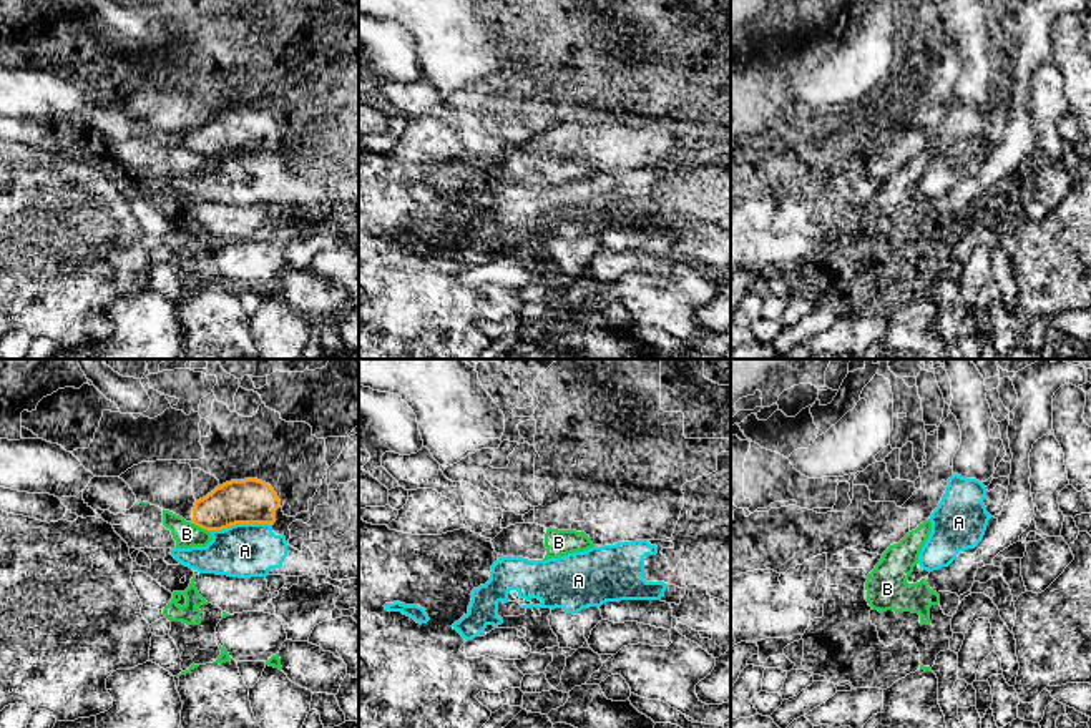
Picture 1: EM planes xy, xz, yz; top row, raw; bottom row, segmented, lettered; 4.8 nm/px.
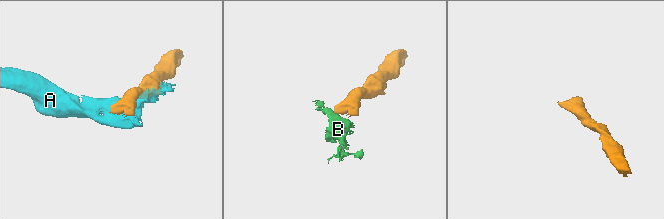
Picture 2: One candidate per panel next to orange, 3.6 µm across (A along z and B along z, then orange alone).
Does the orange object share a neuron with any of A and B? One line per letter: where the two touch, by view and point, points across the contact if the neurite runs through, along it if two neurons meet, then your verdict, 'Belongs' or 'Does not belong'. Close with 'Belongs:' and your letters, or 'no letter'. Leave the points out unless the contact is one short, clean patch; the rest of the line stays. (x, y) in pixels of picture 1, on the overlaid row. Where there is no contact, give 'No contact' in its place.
A: Touches orange at xy (239, 522). Does not belong
B: Touches orange at xy (198, 526). Boundary: xy (190, 522), (206, 531). Does not belong
Belongs: no letter

